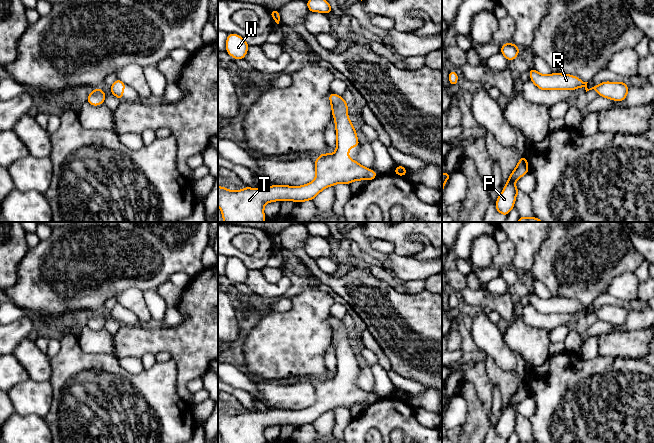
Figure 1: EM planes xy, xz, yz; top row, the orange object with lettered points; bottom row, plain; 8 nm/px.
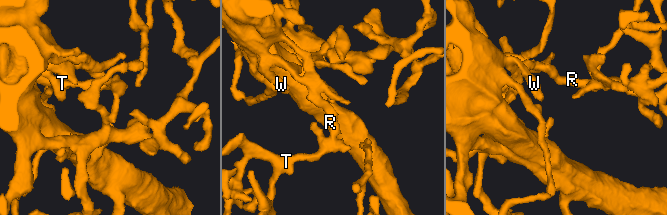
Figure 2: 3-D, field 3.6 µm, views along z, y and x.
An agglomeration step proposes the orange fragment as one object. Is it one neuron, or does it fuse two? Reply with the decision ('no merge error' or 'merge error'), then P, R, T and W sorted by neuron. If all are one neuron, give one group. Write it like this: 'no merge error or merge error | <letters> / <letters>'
no merge error | P R T W

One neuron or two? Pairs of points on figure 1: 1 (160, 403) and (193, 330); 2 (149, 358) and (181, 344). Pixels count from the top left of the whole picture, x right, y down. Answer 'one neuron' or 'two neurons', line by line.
1: two neurons
2: two neurons

